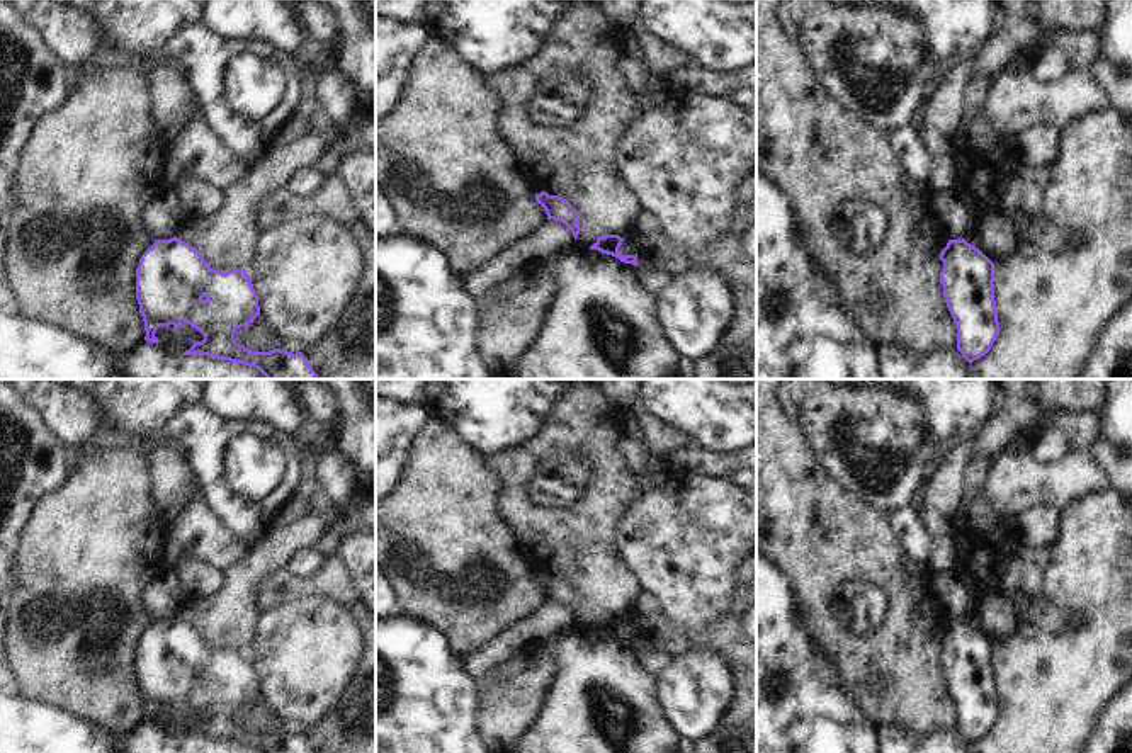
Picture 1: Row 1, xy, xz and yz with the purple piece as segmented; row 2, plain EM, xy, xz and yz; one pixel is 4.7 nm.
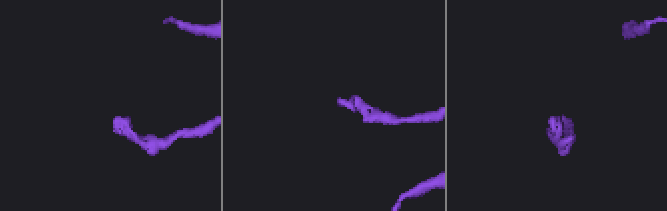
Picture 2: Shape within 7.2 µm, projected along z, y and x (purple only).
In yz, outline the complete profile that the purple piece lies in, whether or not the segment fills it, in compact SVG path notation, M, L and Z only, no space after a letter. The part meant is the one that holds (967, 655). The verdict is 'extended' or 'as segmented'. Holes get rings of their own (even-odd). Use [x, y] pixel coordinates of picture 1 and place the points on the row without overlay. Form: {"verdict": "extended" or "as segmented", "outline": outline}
{"verdict": "as segmented", "outline": "M964 619L948 620L940 641L943 678L957 707L957 731L972 745L991 731L1001 711L994 682L994 644Z"}

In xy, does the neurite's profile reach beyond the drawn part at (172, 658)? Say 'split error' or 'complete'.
complete

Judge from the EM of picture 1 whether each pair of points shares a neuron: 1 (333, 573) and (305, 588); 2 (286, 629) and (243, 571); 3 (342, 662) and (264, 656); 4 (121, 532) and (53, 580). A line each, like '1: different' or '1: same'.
1: same
2: different
3: same
4: same

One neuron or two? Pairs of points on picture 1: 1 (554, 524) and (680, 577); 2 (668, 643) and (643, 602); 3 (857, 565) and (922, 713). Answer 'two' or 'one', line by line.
1: two
2: one
3: one

